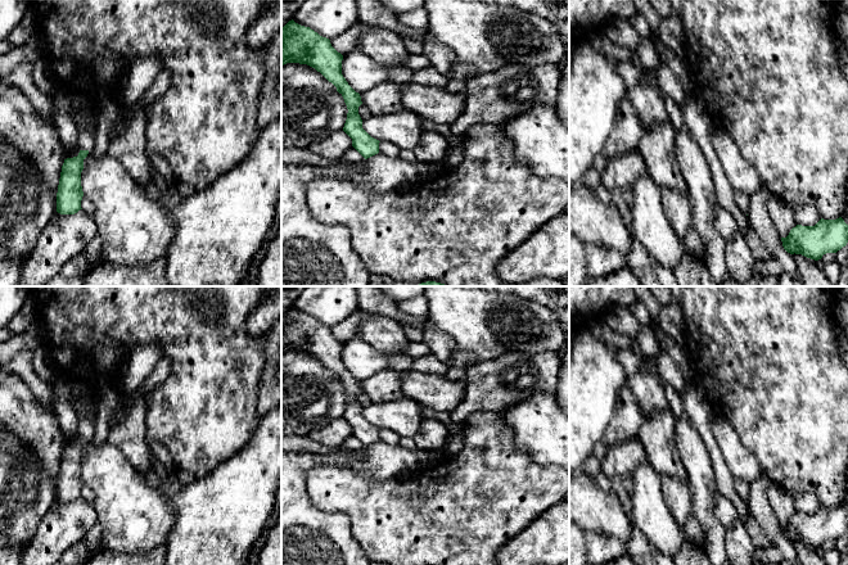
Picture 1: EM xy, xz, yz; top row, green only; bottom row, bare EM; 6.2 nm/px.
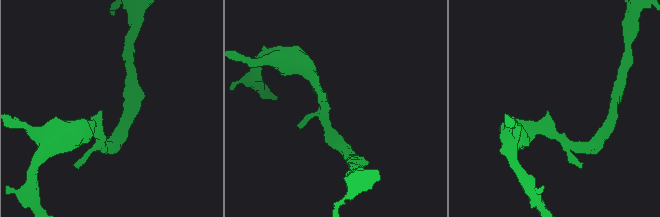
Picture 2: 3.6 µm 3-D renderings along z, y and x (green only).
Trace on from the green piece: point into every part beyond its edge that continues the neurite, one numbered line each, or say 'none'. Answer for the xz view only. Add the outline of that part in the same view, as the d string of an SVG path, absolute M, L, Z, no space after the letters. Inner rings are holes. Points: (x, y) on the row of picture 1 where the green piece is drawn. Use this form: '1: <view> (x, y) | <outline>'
none

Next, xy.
none

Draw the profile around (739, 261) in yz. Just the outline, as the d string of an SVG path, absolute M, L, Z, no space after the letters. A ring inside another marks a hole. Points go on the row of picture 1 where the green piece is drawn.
M736 232L730 240L726 240L726 267L730 276L744 285L754 276L754 258L741 232Z

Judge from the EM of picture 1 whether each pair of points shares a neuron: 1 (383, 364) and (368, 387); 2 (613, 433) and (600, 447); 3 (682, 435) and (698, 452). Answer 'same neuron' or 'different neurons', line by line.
1: different neurons
2: different neurons
3: same neuron

